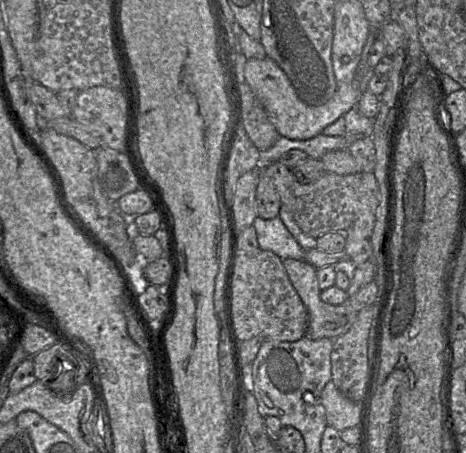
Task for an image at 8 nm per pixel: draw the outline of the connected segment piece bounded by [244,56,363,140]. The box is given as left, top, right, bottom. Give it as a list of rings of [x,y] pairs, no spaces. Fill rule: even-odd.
[[[268,56],[264,59],[248,59],[244,75],[269,121],[281,136],[291,140],[308,140],[321,134],[325,127],[357,106],[363,93],[359,87],[360,76],[357,72],[351,83],[337,86],[334,95],[326,104],[318,107],[309,106],[300,100],[286,73]]]

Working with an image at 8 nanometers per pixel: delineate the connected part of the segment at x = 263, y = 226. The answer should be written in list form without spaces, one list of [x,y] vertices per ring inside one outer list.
[[[257,216],[252,226],[256,230],[261,250],[271,251],[282,260],[300,257],[304,257],[305,260],[306,251],[300,247],[279,216],[273,219],[263,219]]]

